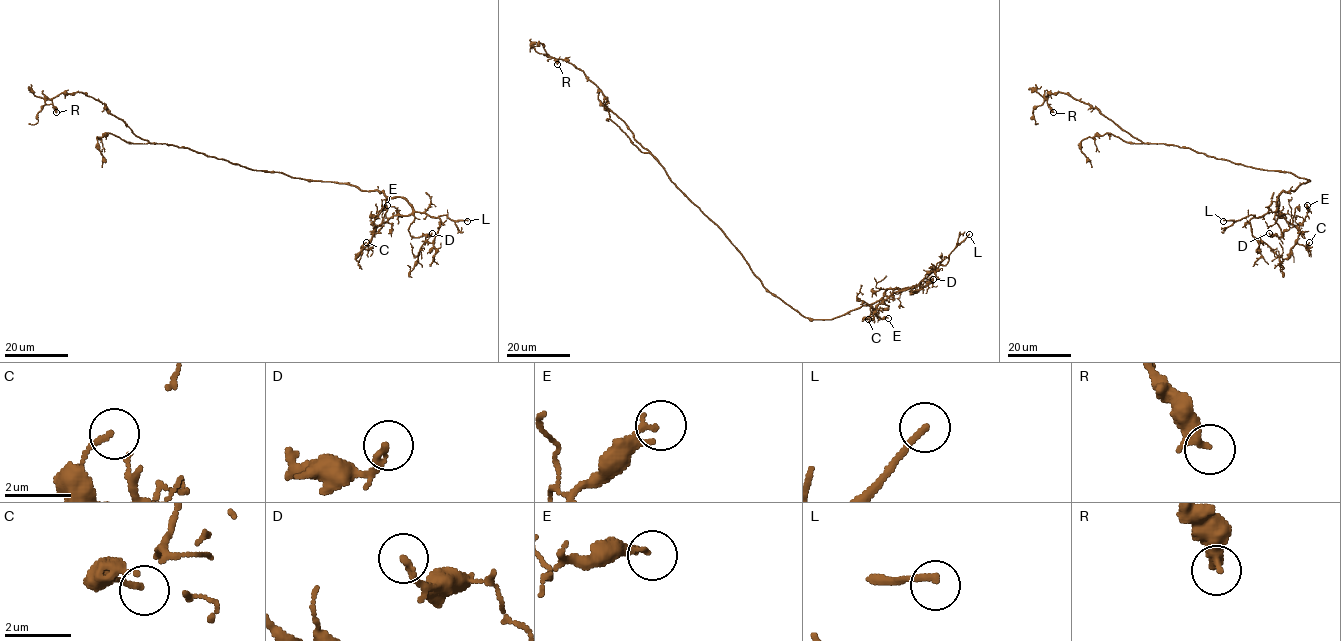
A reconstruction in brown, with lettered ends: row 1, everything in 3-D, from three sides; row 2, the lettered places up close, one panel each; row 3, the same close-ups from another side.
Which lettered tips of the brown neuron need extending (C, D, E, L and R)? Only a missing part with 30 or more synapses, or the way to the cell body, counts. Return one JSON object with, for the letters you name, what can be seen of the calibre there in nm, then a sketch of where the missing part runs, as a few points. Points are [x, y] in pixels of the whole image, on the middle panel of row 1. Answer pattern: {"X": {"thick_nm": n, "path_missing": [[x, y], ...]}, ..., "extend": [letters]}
{"L": {"thick_nm": 200, "path_missing": [[969, 234], [981, 217], [974, 264], [978, 268]]}, "extend": ["L"]}

